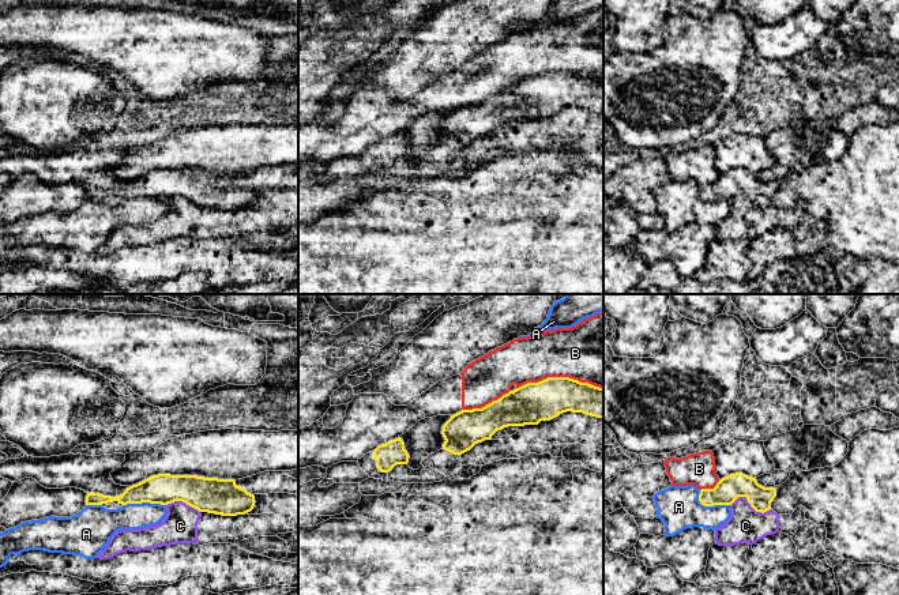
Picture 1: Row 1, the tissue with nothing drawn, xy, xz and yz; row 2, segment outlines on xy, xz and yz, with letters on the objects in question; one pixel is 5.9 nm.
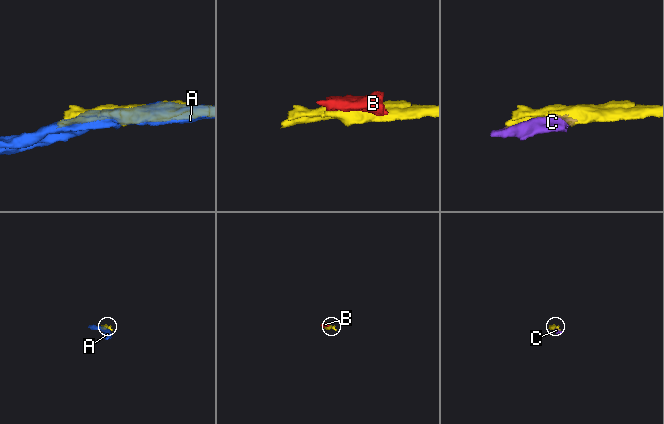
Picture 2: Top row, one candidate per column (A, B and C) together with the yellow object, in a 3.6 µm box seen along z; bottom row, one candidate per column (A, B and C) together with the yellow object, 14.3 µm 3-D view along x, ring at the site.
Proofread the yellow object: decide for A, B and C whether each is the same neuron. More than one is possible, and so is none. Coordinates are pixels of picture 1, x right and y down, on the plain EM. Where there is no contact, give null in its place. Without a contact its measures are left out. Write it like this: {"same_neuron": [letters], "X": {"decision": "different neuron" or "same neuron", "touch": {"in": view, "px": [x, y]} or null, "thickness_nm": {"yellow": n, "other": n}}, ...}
{"same_neuron": [], "A": {"decision": "different neuron", "touch": {"in": "yz", "px": [708, 200]}, "thickness_nm": {"yellow": 150, "other": 260}}, "B": {"decision": "different neuron", "touch": {"in": "xz", "px": [559, 72]}, "thickness_nm": {"yellow": 240, "other": 380}}, "C": {"decision": "different neuron", "touch": {"in": "yz", "px": [749, 198]}, "thickness_nm": {"yellow": 150, "other": 200}}}

